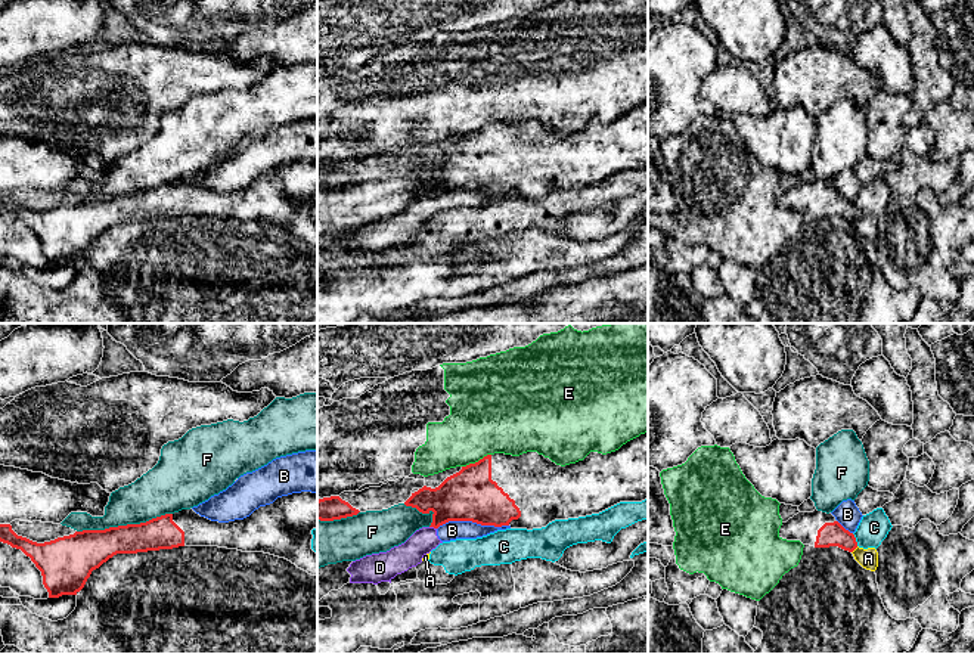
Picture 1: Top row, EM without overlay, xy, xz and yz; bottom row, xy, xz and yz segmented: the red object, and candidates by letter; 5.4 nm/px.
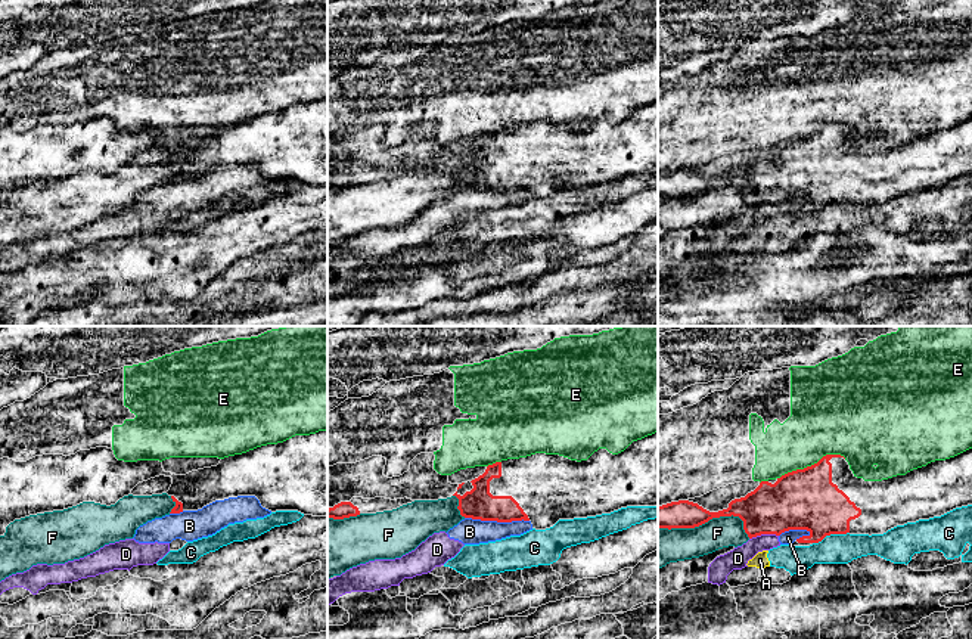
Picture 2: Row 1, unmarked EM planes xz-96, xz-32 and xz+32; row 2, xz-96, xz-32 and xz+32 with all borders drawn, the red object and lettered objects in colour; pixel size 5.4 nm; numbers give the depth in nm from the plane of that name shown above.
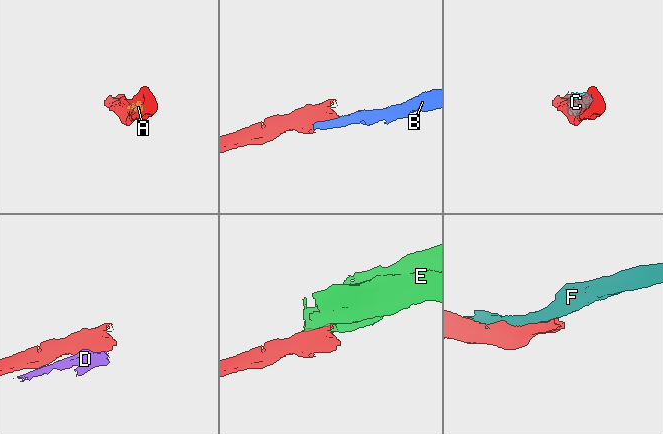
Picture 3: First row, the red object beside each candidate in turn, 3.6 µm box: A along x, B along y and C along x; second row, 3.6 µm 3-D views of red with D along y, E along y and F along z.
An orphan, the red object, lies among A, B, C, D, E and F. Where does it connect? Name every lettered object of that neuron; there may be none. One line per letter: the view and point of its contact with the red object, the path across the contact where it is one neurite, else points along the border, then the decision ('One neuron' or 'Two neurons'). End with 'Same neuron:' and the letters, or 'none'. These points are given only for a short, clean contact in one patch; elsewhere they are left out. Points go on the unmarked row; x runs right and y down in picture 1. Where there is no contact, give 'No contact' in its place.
A: Touches red at yz (855, 217). Two neurons
B: Touches red at xz (472, 191). Boundary: xz (508, 194), (481, 195), (471, 191), (446, 191), (437, 198). Two neurons
C: Touches red at yz (855, 208). Boundary: yz (852, 202), (858, 214). Two neurons
D: Touches red at xz (433, 195). Boundary: xz (430, 195), (436, 198). Two neurons
E: Touches red at xz (475, 132). Two neurons
F: Touches red at xy (124, 195). Two neurons
Same neuron: none

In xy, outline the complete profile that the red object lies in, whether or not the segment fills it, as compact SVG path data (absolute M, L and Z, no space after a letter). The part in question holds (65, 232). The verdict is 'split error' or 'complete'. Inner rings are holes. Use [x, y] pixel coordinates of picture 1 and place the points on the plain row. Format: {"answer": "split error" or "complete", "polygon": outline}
{"answer": "split error", "polygon": "M317 162L277 167L249 186L229 192L211 190L192 177L140 193L83 199L37 213L0 193L0 211L21 218L41 241L49 267L77 264L91 241L117 223L137 223L179 216L218 216L264 221L285 227L317 245L311 199L317 198Z"}

